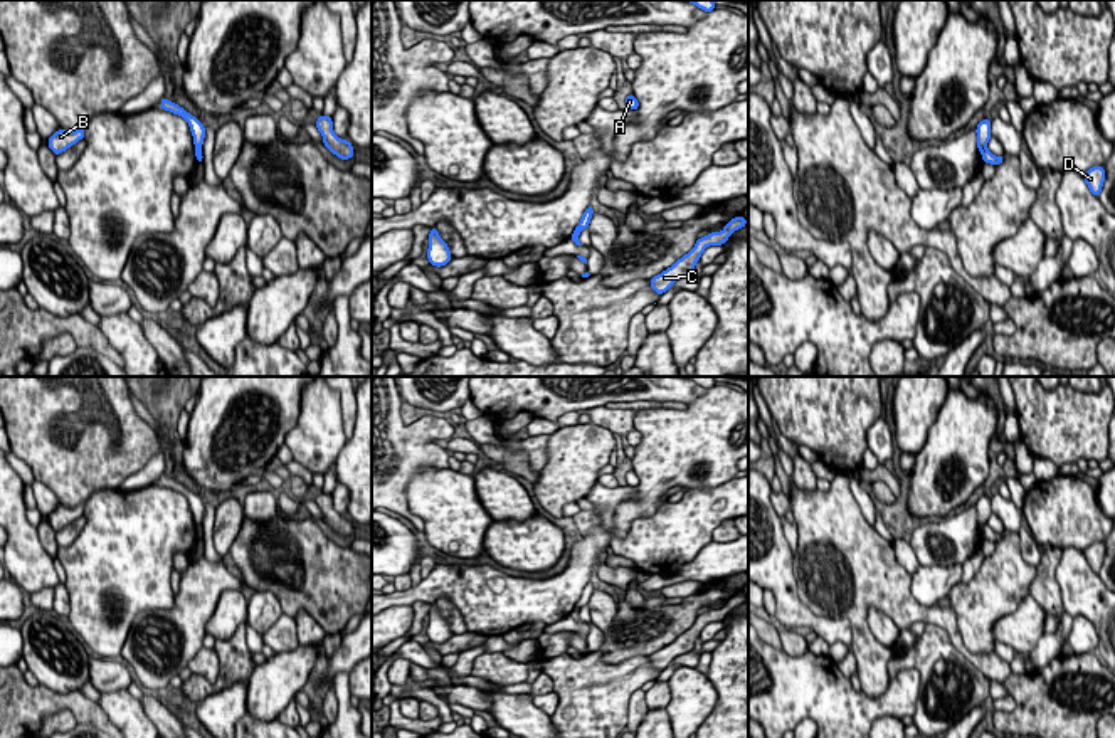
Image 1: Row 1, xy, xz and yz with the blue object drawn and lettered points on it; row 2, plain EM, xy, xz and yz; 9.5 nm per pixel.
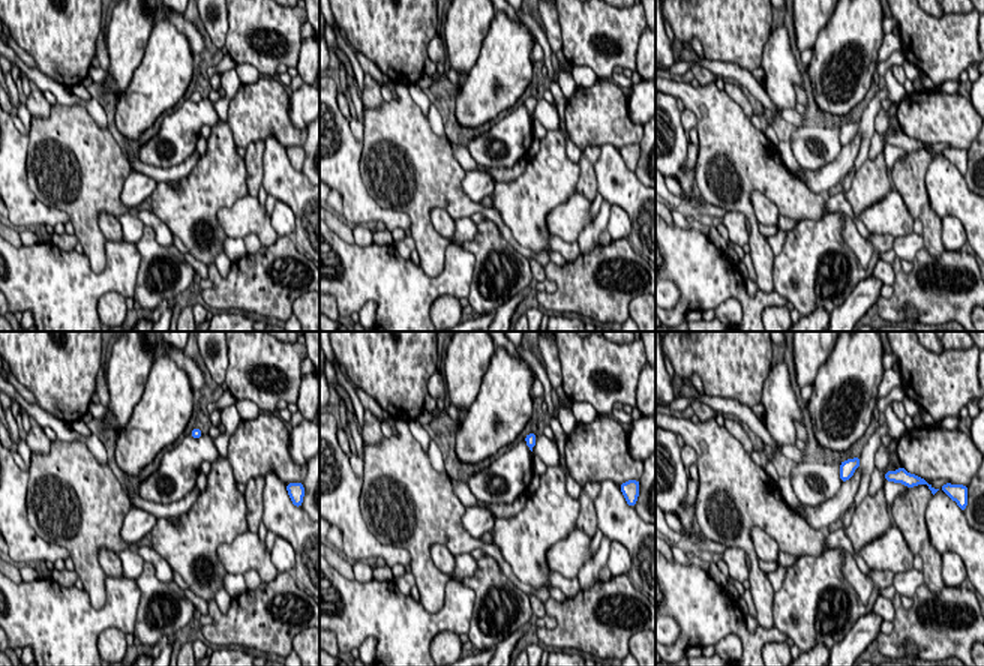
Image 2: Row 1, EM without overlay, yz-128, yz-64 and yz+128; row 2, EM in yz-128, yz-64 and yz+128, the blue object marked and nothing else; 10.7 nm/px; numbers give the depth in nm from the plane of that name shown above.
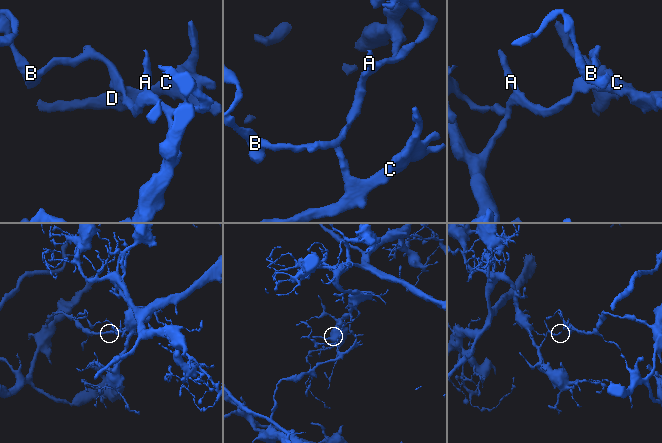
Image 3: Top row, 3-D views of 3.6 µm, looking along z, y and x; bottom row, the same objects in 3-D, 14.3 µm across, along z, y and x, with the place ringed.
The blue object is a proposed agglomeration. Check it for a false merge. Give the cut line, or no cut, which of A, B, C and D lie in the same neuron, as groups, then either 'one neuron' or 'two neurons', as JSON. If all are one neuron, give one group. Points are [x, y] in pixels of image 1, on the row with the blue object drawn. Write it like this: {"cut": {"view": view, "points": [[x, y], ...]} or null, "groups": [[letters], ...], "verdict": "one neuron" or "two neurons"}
{"cut": {"view": "yz", "points": [[986, 147], [981, 153]]}, "groups": [["A", "B"], ["C", "D"]], "verdict": "two neurons"}

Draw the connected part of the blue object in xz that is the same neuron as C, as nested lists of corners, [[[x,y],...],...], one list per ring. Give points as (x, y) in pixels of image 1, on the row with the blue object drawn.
[[[738,215],[732,219],[728,224],[725,224],[721,232],[711,232],[705,237],[700,237],[695,247],[688,254],[684,254],[681,259],[678,259],[671,267],[663,271],[661,274],[656,274],[654,277],[649,279],[651,289],[661,296],[678,279],[691,276],[695,271],[695,264],[700,261],[706,247],[723,245],[725,242],[728,242],[728,237],[742,227],[747,227],[747,219]]]

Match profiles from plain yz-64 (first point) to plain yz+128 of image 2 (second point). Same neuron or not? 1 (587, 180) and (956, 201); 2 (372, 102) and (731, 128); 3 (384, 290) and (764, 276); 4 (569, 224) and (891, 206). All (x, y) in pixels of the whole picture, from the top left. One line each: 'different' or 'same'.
1: different
2: different
3: different
4: same

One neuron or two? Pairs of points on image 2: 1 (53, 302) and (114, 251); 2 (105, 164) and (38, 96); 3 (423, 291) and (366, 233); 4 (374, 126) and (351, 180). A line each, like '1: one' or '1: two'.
1: one
2: two
3: two
4: two

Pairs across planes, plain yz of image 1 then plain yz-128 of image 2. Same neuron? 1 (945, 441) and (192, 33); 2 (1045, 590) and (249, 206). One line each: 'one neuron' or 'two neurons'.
1: two neurons
2: two neurons

